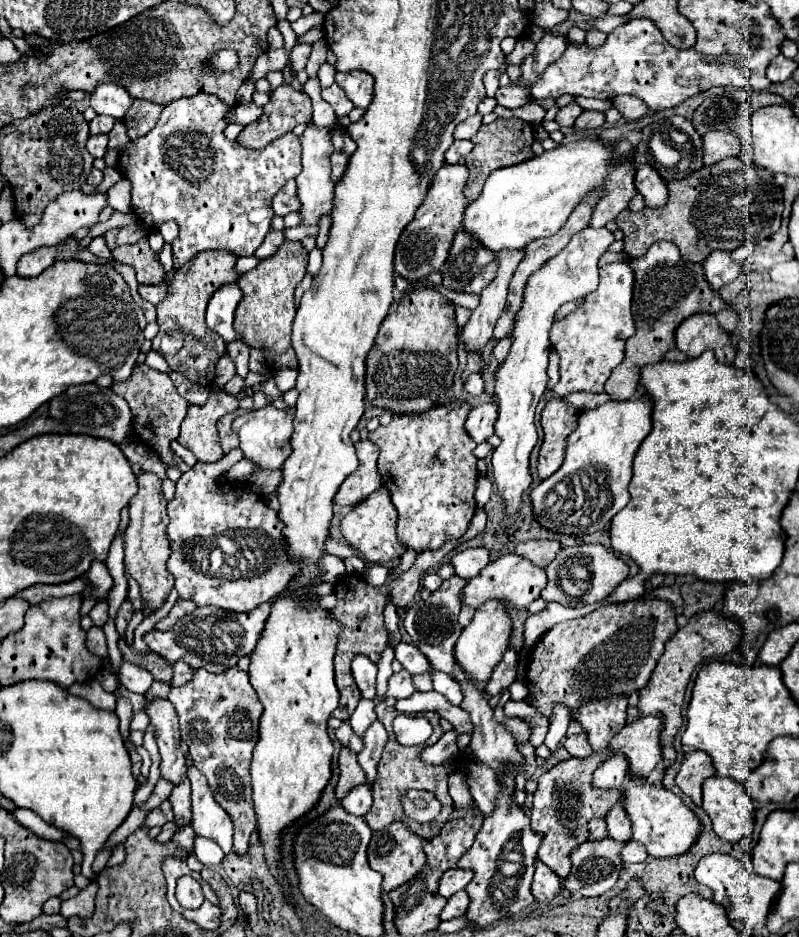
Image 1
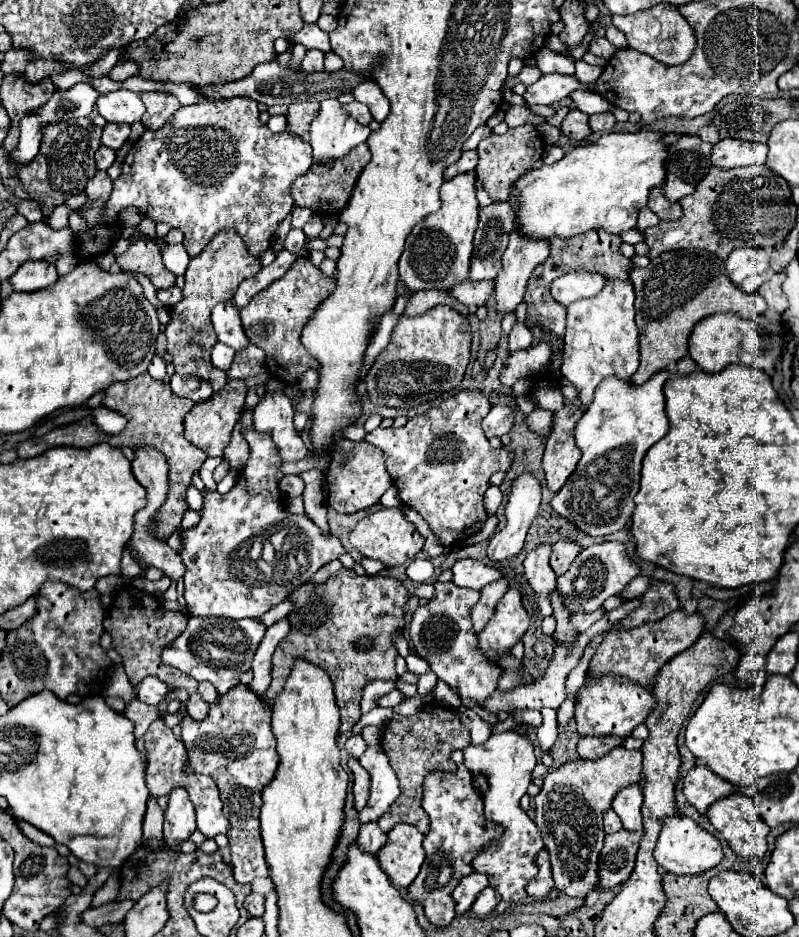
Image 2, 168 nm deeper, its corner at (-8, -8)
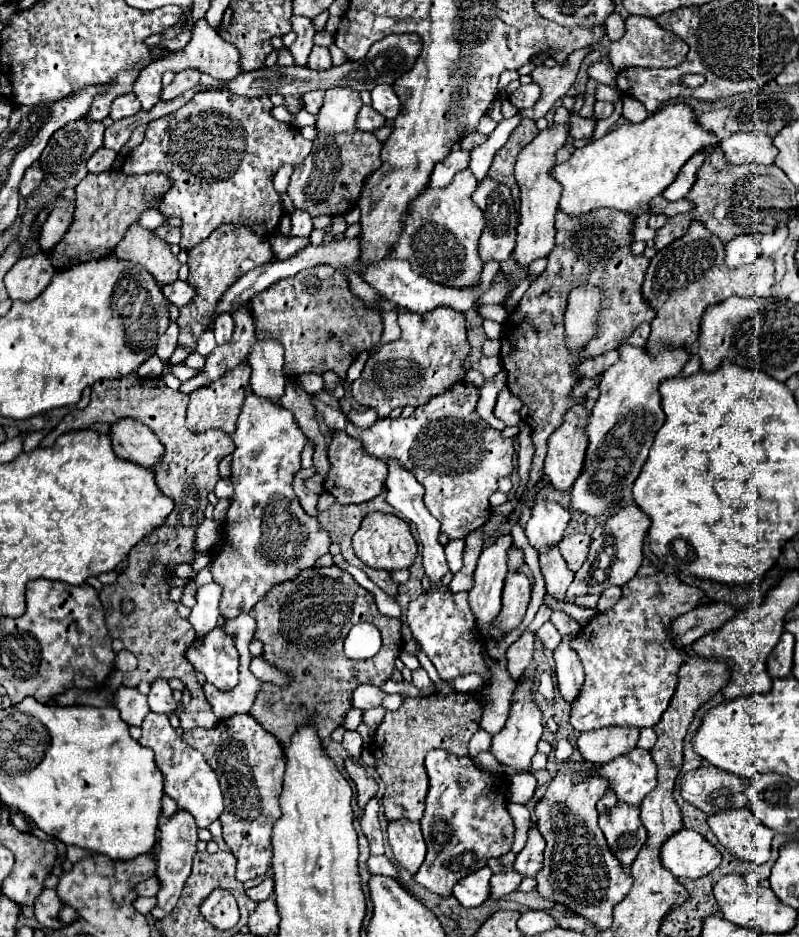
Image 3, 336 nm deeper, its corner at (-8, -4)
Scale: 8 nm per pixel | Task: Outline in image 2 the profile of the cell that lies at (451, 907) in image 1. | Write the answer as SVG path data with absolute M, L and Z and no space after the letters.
M486 886L486 888L476 896L476 900L474 900L470 912L476 914L476 916L488 916L488 914L496 908L496 904L498 904L500 900L502 900L500 894L498 894L494 888Z

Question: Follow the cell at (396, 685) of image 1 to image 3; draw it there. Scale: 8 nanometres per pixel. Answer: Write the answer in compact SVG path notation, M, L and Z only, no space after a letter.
M360 684L356 688L356 692L352 694L352 706L358 708L358 710L370 710L370 708L376 708L382 704L384 700L384 692L378 688L378 686L370 686L370 684Z

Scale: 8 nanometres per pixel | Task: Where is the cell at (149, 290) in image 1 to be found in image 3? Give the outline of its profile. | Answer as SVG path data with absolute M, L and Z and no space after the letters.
M176 280L176 282L172 282L172 284L166 284L166 286L162 286L162 292L164 292L164 296L174 304L174 306L178 306L178 308L182 308L182 306L186 306L192 298L194 298L194 288L188 284L188 282L182 282L182 280Z

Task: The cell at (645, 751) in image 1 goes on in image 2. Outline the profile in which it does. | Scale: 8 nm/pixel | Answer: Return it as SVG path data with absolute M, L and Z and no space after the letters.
M624 746L608 752L598 760L576 760L568 762L556 770L550 770L544 776L540 794L536 802L536 826L544 840L546 850L550 852L552 874L556 888L574 898L584 898L590 890L596 888L596 866L598 854L604 840L602 816L612 806L614 796L632 784L640 784L642 778L642 752L628 750Z

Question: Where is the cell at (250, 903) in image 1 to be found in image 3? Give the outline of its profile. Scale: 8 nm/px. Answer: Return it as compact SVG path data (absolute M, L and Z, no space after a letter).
M266 874L266 878L264 878L256 888L248 890L246 894L248 894L248 898L252 898L254 902L262 902L262 900L270 898L272 892L274 892L274 880L272 880L270 874Z

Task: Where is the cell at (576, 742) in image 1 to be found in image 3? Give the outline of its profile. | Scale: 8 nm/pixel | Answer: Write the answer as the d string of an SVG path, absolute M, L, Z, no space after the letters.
M610 726L592 732L584 732L578 738L578 750L590 764L606 764L624 752L636 748L640 728Z

